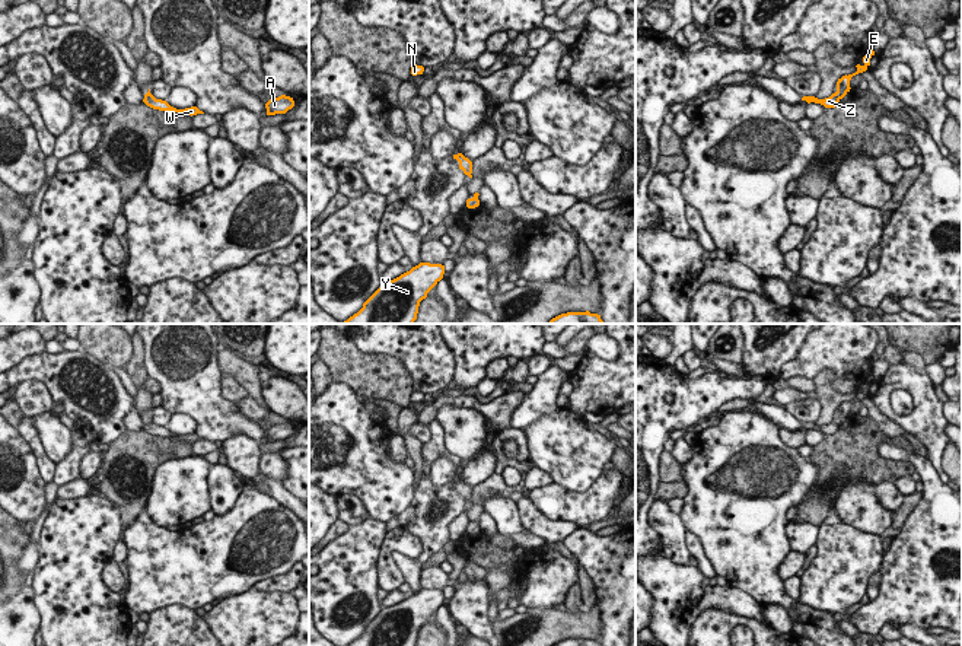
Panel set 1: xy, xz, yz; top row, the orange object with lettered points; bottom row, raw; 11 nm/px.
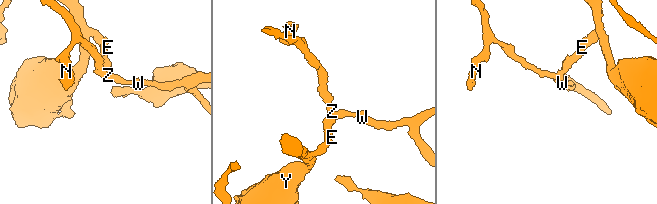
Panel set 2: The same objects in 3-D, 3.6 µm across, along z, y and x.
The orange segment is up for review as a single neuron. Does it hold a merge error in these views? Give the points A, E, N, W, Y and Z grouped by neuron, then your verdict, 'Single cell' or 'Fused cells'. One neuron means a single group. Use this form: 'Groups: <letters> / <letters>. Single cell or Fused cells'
Groups: A N W Z / E Y. Fused cells.

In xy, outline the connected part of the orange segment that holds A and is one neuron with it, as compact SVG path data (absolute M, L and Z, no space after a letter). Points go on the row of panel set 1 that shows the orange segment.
M281 95L278 98L271 98L267 104L267 115L286 114L294 106L294 101L290 96Z

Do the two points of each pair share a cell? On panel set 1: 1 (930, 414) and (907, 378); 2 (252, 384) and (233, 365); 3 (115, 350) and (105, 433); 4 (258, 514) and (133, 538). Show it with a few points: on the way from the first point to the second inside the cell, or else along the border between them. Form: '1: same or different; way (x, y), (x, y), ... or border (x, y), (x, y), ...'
1: same; way (927, 406), (924, 395), (916, 387)
2: same; way (248, 379), (238, 369)
3: different; border (85, 350), (110, 368)
4: same; way (228, 543), (163, 543)

